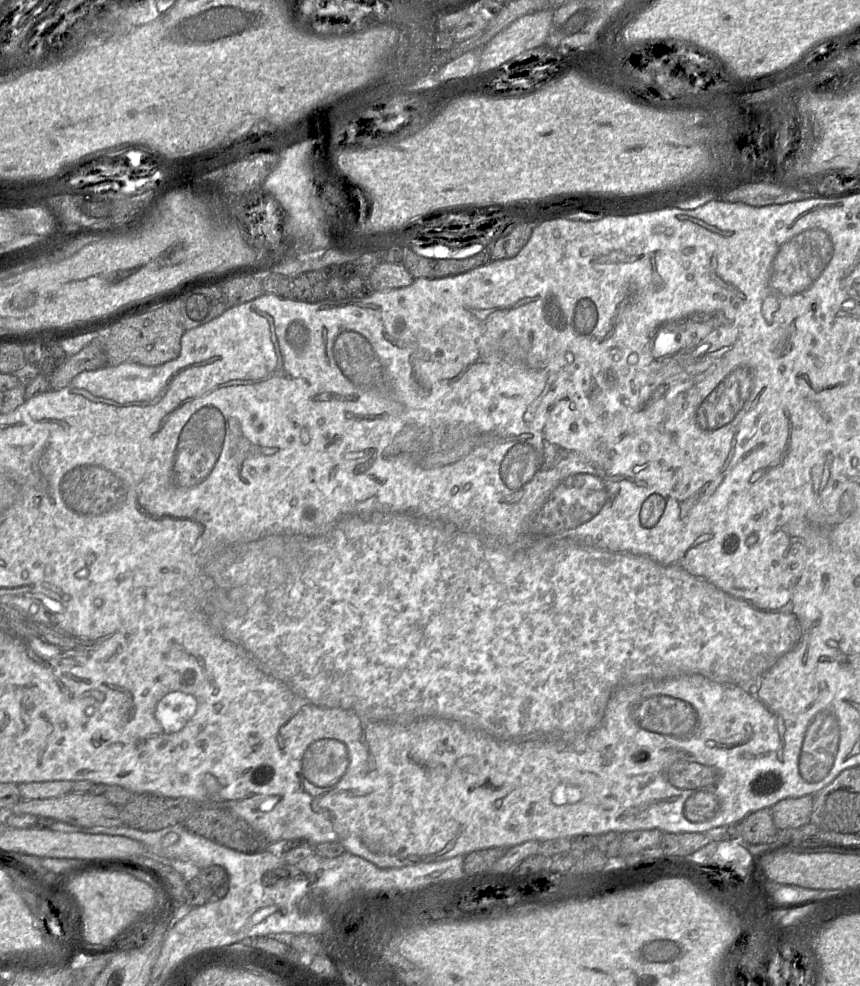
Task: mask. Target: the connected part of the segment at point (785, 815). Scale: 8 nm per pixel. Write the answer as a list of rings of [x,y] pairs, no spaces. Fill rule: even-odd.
[[[813,796],[786,798],[770,809],[774,824],[779,831],[797,828],[810,823]]]

